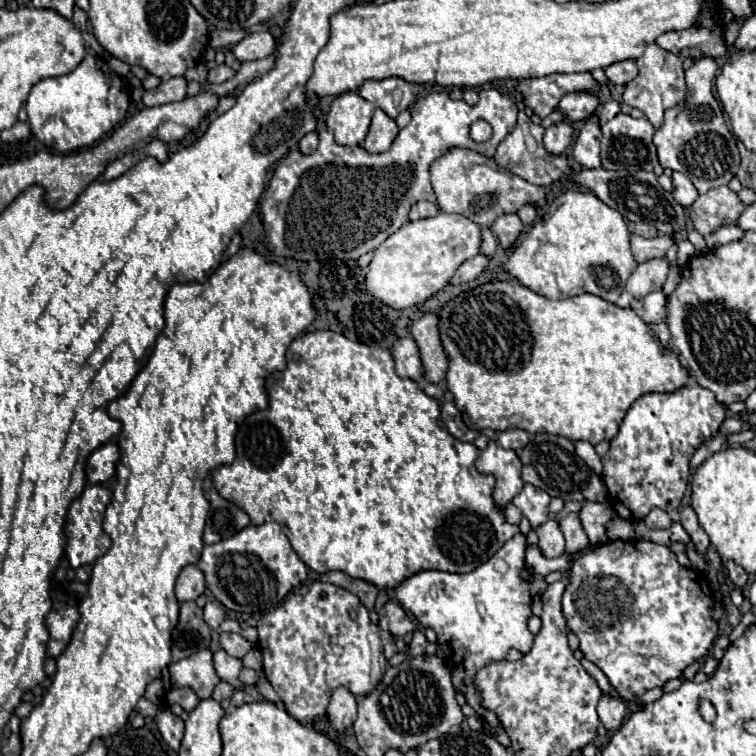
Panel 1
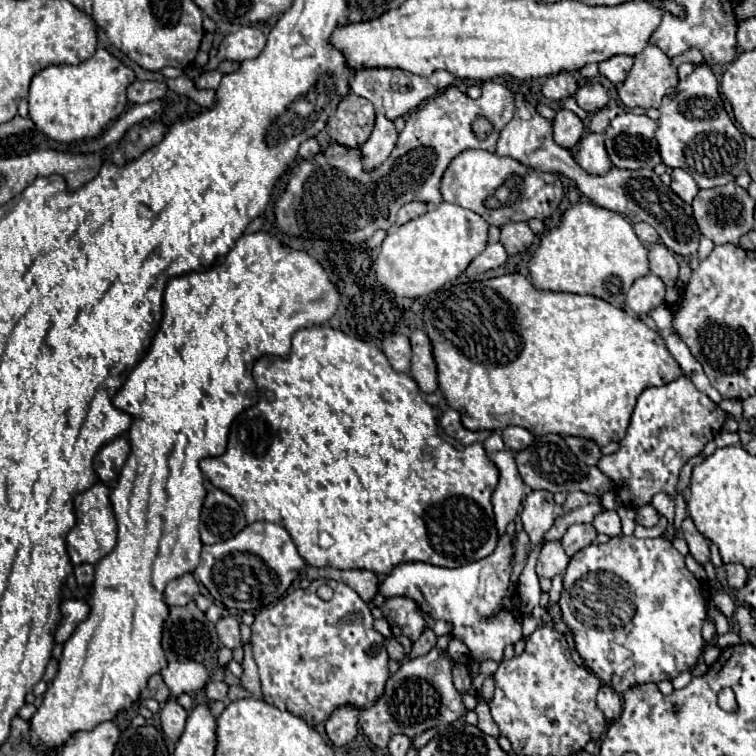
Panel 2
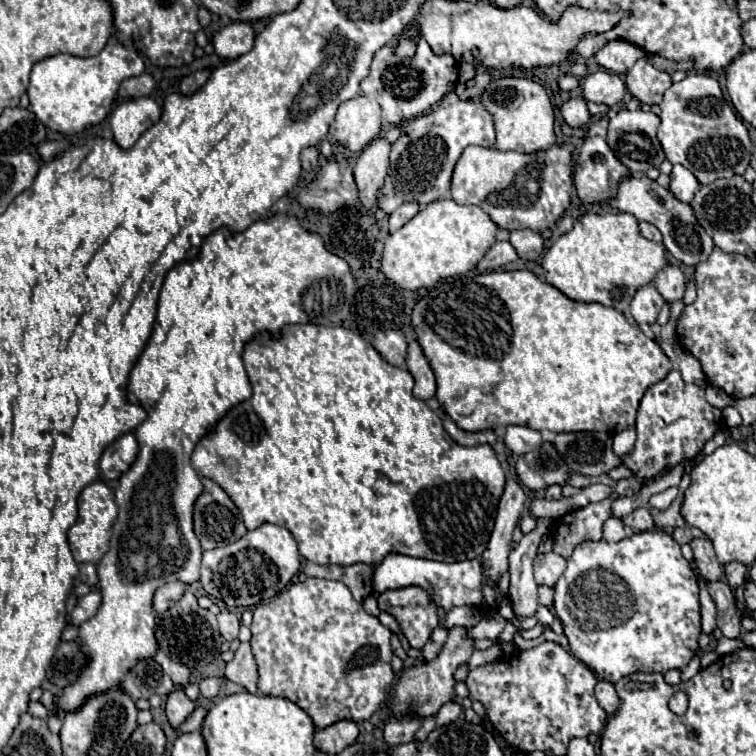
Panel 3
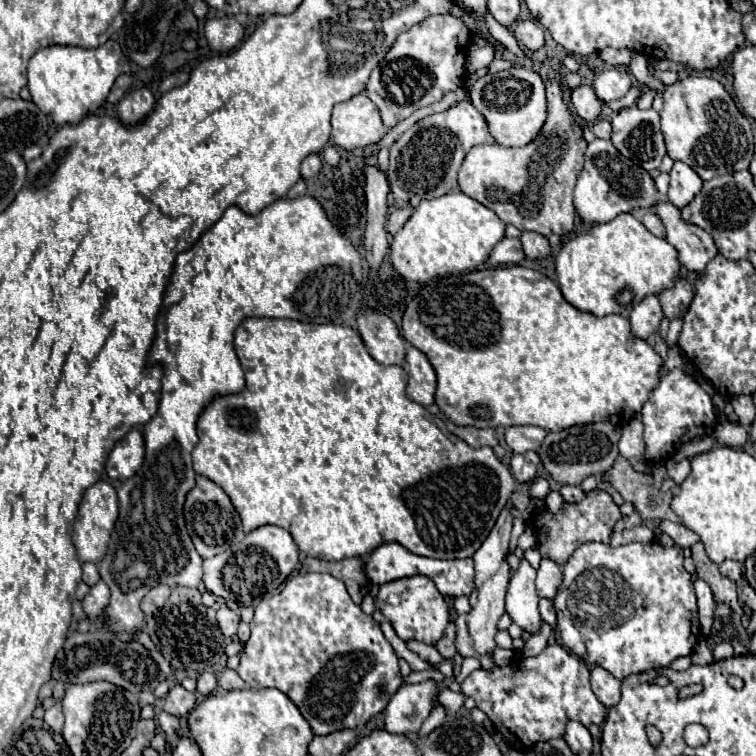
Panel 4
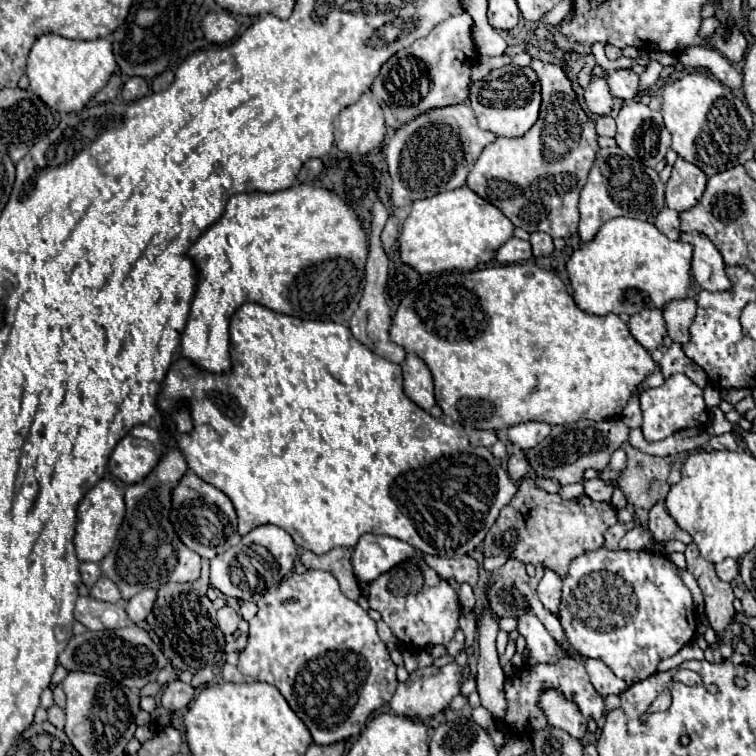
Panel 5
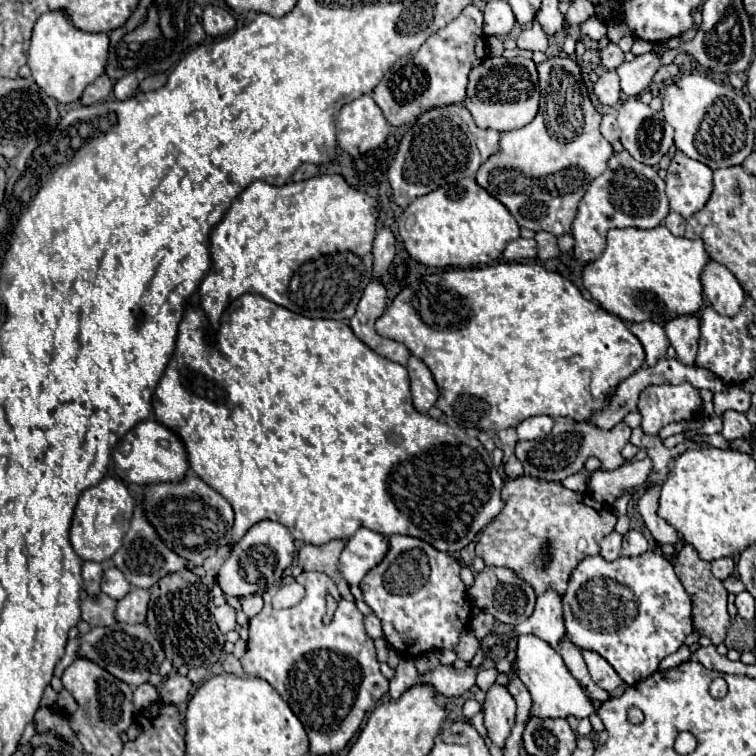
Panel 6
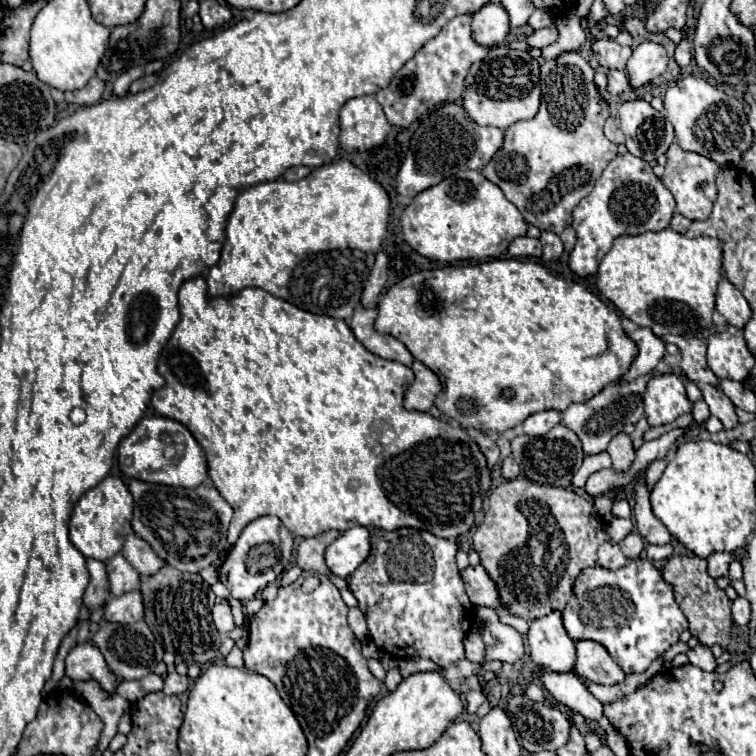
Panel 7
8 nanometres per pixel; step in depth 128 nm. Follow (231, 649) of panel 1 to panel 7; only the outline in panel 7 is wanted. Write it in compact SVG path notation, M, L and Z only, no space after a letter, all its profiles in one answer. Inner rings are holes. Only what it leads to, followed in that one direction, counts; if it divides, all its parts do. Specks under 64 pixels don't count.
M222 602L222 604L216 604L212 608L212 620L218 628L220 634L228 634L230 630L234 630L234 618L232 618L232 610L230 610L230 604Z

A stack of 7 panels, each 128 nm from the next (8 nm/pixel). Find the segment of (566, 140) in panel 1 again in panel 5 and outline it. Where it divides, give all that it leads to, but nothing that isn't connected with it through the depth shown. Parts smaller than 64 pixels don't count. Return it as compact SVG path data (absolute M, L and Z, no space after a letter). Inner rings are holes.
M596 78L588 84L588 88L584 90L584 102L586 102L586 108L592 112L592 114L598 114L598 116L604 116L604 114L610 114L612 112L612 104L614 104L614 98L612 94L608 92L608 84L606 84L606 78Z

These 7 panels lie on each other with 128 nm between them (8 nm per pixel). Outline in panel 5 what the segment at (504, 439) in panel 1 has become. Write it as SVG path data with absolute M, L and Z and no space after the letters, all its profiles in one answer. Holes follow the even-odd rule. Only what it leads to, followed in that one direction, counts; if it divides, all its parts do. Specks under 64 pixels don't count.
M524 422L516 424L508 430L508 438L514 446L522 450L530 450L536 444L540 444L550 434L550 424L546 422Z

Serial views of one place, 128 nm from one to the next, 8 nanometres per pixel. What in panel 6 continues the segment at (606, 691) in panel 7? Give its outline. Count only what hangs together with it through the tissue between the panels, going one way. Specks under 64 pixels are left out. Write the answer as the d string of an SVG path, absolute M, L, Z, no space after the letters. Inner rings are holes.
M562 638L558 646L560 646L558 652L560 652L566 668L568 668L570 674L580 682L580 686L586 688L588 694L590 694L594 700L606 702L606 700L610 698L610 694L604 692L602 688L596 688L596 684L592 682L592 678L590 678L590 674L588 674L588 668L586 668L586 662L584 662L584 658L582 658L582 652L580 652L572 642L568 642L566 638Z

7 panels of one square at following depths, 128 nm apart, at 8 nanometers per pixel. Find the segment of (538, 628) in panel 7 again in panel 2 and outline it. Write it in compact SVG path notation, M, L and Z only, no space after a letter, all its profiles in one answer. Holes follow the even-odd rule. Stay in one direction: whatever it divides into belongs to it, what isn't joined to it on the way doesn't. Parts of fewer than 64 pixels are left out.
M560 540L544 542L538 564L536 564L536 572L538 572L538 576L552 578L556 574L562 574L566 570L568 562L570 562L570 558L566 556Z

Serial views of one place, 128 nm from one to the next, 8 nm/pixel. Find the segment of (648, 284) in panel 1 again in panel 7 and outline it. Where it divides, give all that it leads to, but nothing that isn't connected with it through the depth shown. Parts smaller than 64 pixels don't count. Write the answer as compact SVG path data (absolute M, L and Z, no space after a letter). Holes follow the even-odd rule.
M636 328L634 332L628 334L636 346L638 346L638 356L632 362L630 370L620 378L624 382L634 380L642 374L648 374L650 370L654 370L658 366L658 362L664 358L666 354L666 344L660 336L656 336L650 328Z

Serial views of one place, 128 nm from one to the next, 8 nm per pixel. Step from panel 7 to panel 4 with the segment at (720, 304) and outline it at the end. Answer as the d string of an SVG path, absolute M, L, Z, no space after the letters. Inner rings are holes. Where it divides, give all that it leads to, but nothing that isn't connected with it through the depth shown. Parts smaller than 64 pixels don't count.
M660 200L652 206L652 210L666 226L666 240L678 250L680 264L700 274L708 260L718 254L712 236L706 230L682 220L682 210L670 202Z

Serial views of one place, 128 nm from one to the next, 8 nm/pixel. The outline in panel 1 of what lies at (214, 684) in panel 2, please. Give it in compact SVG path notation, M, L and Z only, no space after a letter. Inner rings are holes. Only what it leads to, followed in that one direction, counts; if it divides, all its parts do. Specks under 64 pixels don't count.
M220 682L220 684L214 688L212 698L218 700L218 702L222 702L222 700L226 700L226 698L232 698L234 690L236 690L236 688L234 688L232 684L228 684L228 682Z

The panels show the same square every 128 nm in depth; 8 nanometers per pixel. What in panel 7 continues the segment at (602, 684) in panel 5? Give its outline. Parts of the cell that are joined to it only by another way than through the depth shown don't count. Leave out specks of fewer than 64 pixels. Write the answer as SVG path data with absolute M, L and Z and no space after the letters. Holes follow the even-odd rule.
M592 640L576 642L576 672L596 684L620 684L626 676L606 648Z

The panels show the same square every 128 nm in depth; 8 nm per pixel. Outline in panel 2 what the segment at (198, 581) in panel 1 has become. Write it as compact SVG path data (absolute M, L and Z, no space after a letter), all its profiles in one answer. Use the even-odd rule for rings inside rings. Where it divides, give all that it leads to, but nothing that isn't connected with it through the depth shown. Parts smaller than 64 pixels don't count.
M184 574L176 580L172 580L164 592L168 606L184 606L184 604L192 602L198 594L200 594L200 584L196 582L194 574Z

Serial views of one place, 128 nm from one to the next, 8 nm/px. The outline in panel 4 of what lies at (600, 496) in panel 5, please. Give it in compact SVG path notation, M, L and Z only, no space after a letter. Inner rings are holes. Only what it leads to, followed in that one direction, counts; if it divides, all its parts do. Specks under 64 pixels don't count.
M562 486L558 492L564 498L564 502L580 502L586 496L578 486Z

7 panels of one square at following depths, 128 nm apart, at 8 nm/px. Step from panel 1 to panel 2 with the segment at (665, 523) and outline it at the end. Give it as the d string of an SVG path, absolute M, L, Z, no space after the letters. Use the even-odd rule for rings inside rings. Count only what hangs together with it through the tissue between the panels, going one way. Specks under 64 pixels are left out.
M646 504L646 506L636 510L636 522L646 526L646 528L652 528L652 526L656 526L660 522L660 516L658 516L658 512L656 512L656 508L652 504Z

